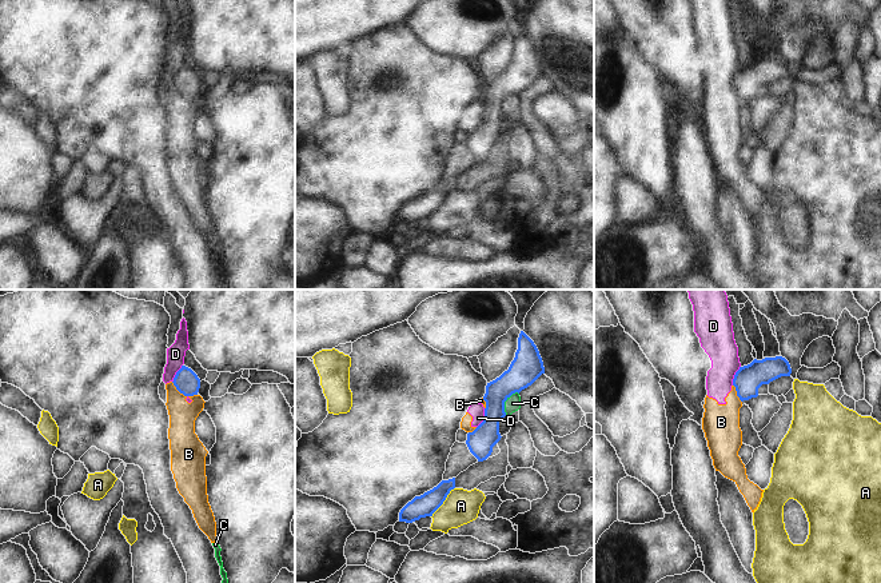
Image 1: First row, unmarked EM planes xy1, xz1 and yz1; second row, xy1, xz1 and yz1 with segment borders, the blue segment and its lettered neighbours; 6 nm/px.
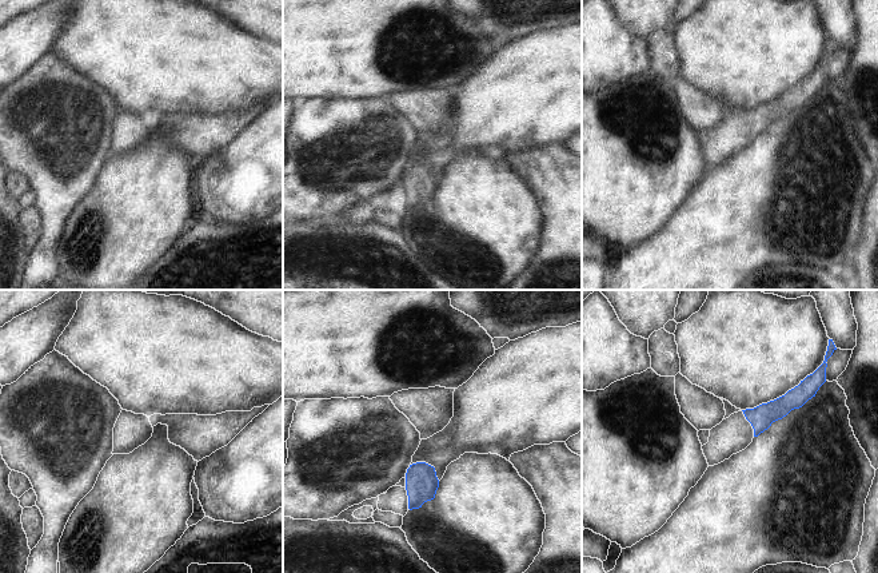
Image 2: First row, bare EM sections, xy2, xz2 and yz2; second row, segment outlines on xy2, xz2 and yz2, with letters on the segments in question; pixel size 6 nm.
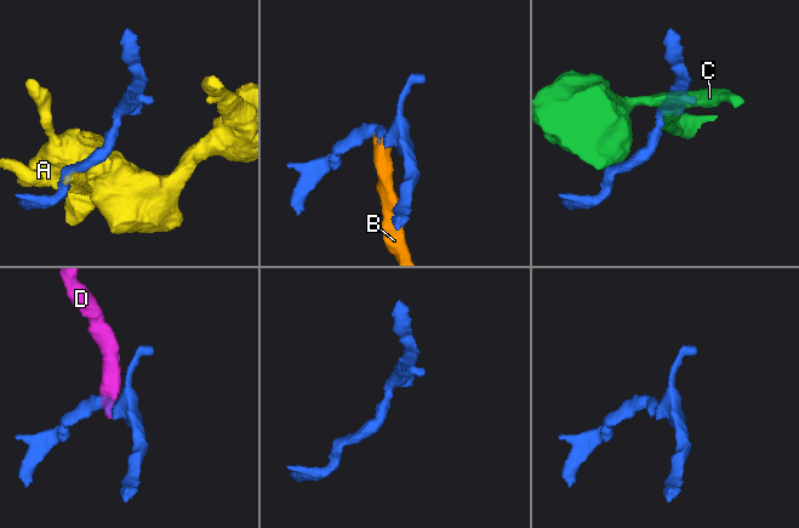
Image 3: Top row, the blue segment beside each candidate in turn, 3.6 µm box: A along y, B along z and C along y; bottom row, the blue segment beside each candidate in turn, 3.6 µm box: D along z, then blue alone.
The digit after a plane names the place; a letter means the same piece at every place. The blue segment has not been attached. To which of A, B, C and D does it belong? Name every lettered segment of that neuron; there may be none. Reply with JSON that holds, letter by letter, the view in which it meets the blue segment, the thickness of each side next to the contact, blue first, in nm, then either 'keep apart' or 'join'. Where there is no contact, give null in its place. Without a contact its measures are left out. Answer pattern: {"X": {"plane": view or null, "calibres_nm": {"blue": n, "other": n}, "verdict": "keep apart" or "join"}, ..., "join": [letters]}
{"A": {"plane": "xz1", "calibres_nm": {"blue": 140, "other": 200}, "verdict": "keep apart"}, "B": {"plane": "xy1", "calibres_nm": {"blue": 150, "other": 160}, "verdict": "keep apart"}, "C": {"plane": "xz1", "calibres_nm": {"blue": 180, "other": 90}, "verdict": "keep apart"}, "D": {"plane": "xz1", "calibres_nm": {"blue": 160, "other": 90}, "verdict": "keep apart"}, "join": []}

